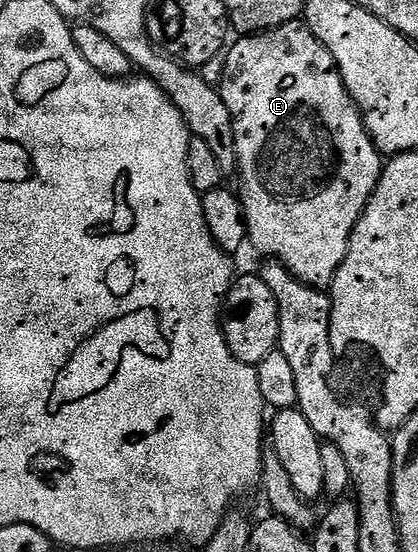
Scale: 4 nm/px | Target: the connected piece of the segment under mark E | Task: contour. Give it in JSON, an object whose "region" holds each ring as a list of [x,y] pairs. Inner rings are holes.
{"region":[[[292,20],[290,24],[272,28],[270,32],[245,34],[235,40],[232,41],[233,49],[231,44],[226,53],[226,68],[225,73],[222,74],[219,91],[235,126],[237,176],[239,181],[241,180],[239,195],[245,211],[245,225],[249,231],[248,243],[251,248],[253,244],[254,250],[262,252],[265,258],[285,267],[295,279],[310,284],[313,288],[328,289],[333,283],[339,266],[345,260],[351,234],[379,182],[383,157],[369,137],[369,131],[365,128],[365,117],[357,109],[357,103],[351,98],[341,73],[337,71],[337,63],[334,62],[333,55],[326,50],[323,42],[319,42],[319,38],[315,38],[315,34],[311,34],[308,24],[301,20]]]}

